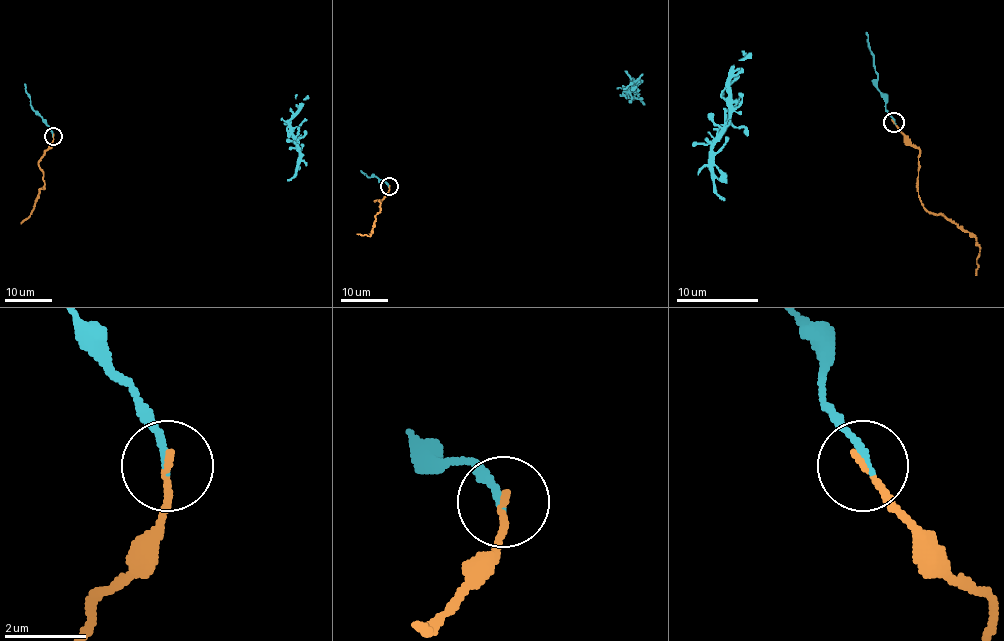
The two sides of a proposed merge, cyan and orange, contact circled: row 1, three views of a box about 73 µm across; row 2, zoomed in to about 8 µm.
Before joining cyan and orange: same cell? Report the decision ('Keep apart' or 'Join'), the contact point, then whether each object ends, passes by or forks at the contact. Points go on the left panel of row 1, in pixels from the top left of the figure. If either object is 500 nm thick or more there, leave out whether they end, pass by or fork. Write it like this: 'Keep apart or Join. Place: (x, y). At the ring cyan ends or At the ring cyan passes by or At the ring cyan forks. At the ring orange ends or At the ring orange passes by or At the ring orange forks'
Join. Place: (53, 136). At the ring cyan ends. At the ring orange ends

